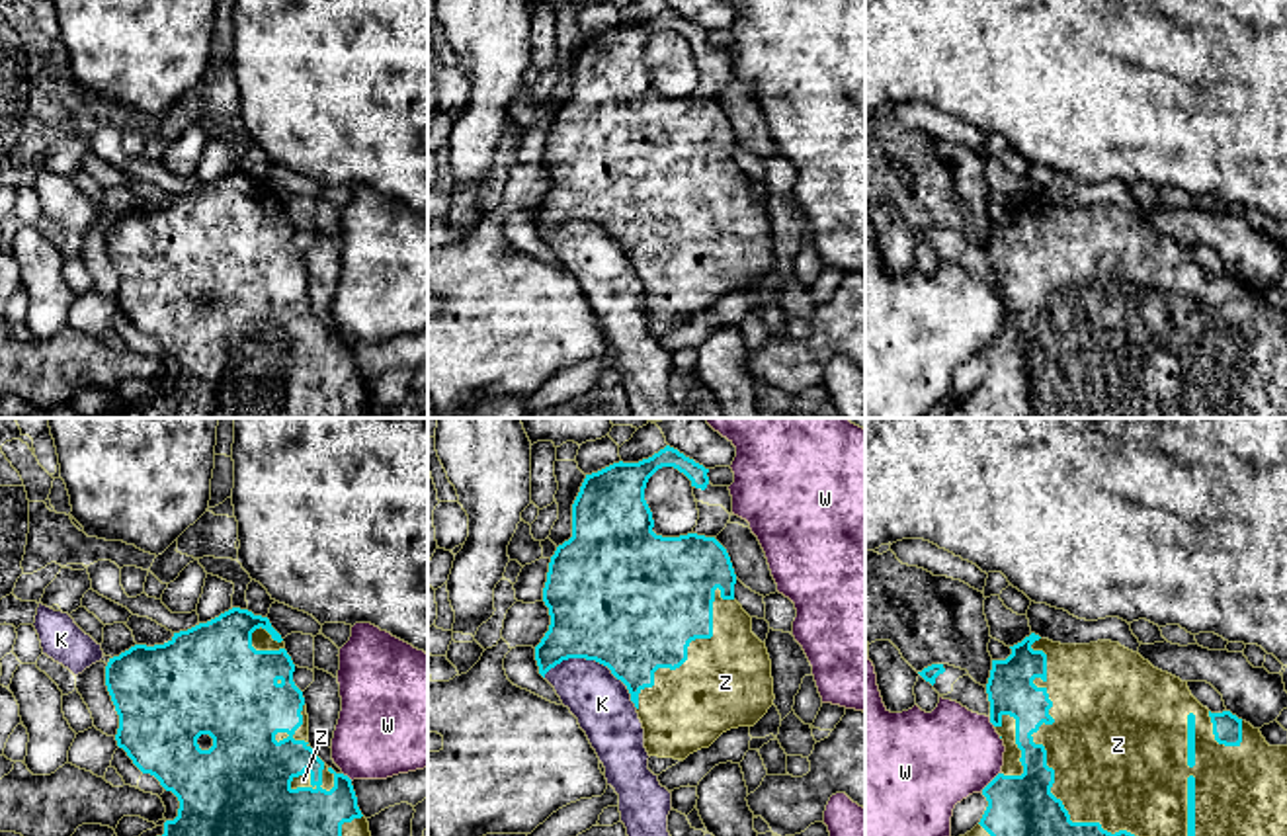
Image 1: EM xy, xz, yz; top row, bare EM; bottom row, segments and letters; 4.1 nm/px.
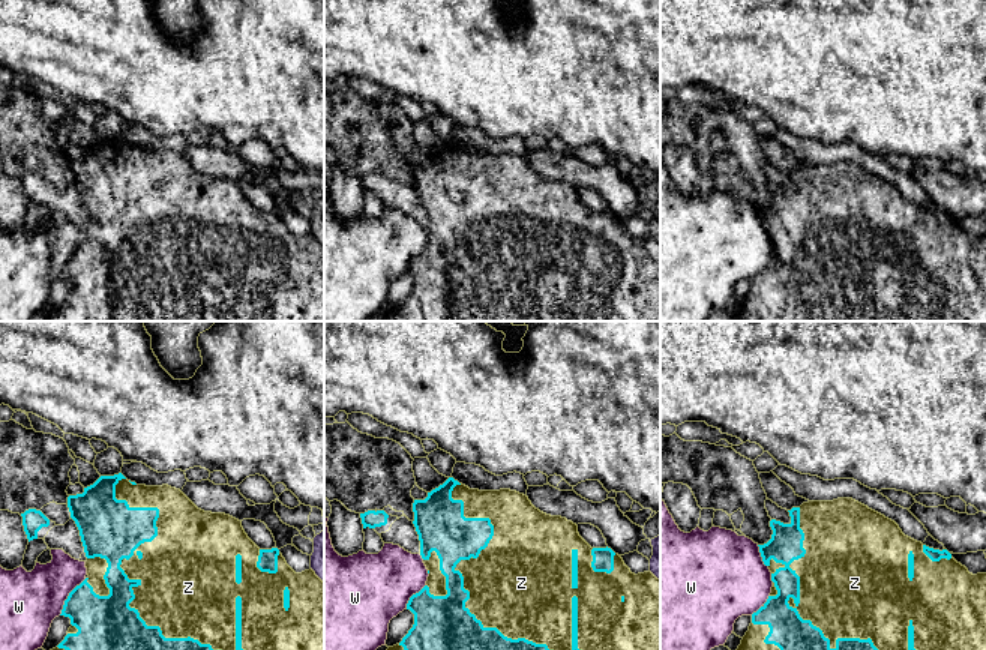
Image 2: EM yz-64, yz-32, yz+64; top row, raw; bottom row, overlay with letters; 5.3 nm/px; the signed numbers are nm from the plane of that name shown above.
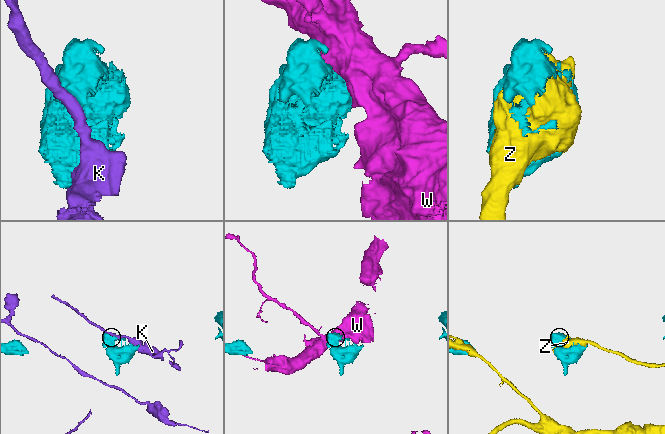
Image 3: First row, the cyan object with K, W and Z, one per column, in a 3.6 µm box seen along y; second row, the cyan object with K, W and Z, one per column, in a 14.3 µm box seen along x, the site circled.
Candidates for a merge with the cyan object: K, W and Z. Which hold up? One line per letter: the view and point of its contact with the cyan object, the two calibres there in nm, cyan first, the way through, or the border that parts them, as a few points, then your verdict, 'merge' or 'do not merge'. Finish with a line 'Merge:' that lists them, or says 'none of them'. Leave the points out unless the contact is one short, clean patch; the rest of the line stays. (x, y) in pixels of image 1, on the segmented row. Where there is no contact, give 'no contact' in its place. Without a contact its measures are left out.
K: meets cyan in xz at (596, 661); 500 nm thick on the cyan side, 240 nm on the other; do not merge
W: meets cyan in yz at (991, 782); 260 nm thick on the cyan side, 400 nm on the other; do not merge
Z: meets cyan in yz at (1041, 745); 220 nm thick on the cyan side, 440 nm on the other; merge
Merge: Z

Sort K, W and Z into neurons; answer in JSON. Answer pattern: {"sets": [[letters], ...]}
{"sets": [["K"], ["W"], ["Z"]]}

